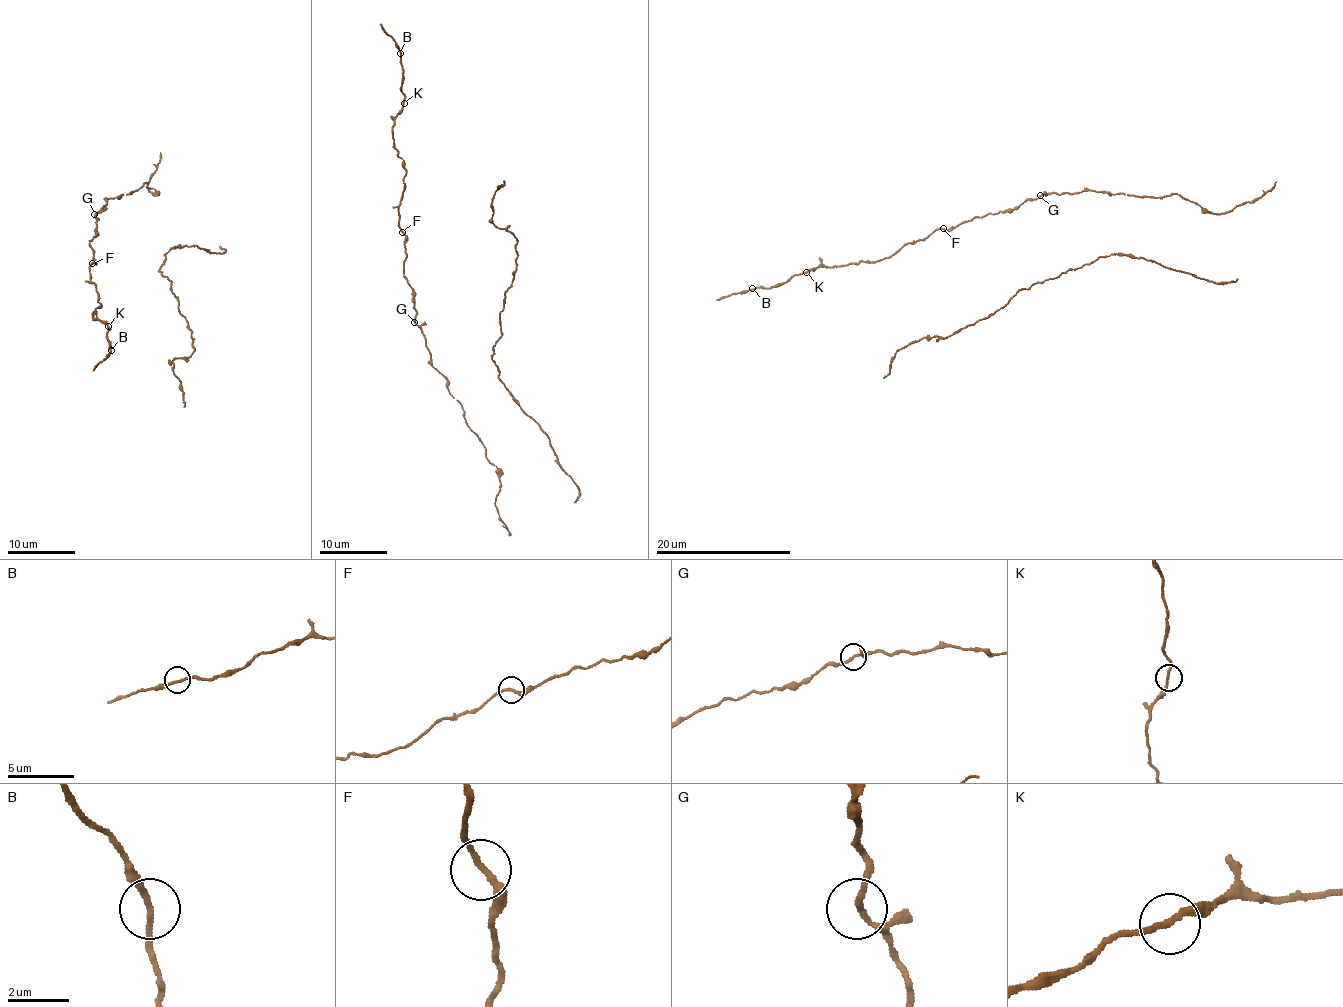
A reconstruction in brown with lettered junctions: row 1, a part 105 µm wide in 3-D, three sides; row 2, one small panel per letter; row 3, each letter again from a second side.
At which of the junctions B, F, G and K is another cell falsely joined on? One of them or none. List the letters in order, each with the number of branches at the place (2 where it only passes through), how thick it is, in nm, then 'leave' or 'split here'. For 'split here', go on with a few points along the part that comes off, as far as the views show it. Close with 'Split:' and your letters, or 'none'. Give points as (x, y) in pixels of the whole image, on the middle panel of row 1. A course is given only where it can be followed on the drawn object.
B: 2 | 180 nm | leave
F: 2 | 190 nm | leave
G: 2 | 180 nm | leave
K: 2 | 190 nm | leave
Split: none

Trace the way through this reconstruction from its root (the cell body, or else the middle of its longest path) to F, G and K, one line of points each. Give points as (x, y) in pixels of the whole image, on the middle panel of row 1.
F: (431, 362), (425, 334), (415, 322), (412, 289), (403, 273), (406, 249), (405, 236), (402, 232)
G: (431, 362), (425, 334), (414, 322)
K: (431, 362), (403, 273), (405, 234), (398, 220), (405, 167), (393, 137), (394, 117), (403, 104)

